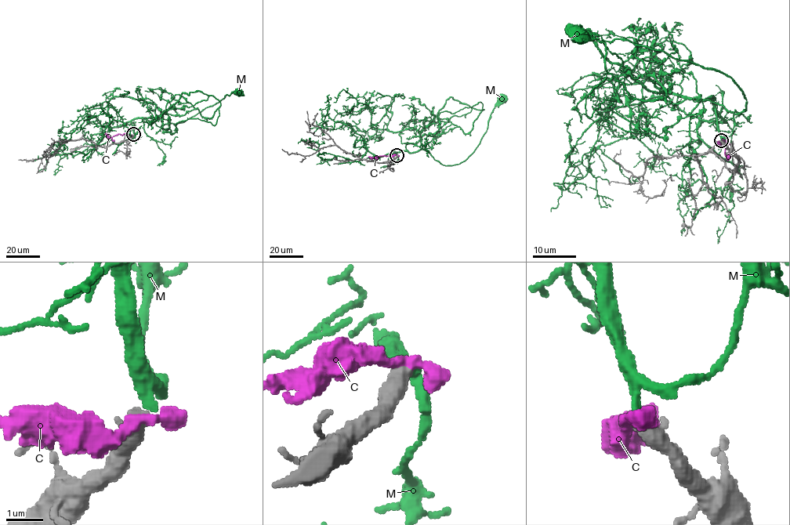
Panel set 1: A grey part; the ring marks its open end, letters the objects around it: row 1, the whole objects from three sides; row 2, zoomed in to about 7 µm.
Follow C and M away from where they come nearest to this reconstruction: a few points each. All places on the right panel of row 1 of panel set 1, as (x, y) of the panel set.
C: (720, 140), (720, 143), (722, 138), (726, 148), (723, 136)
M: (721, 140), (713, 99), (705, 99), (734, 114), (746, 109), (744, 94), (722, 73), (626, 39), (578, 35)

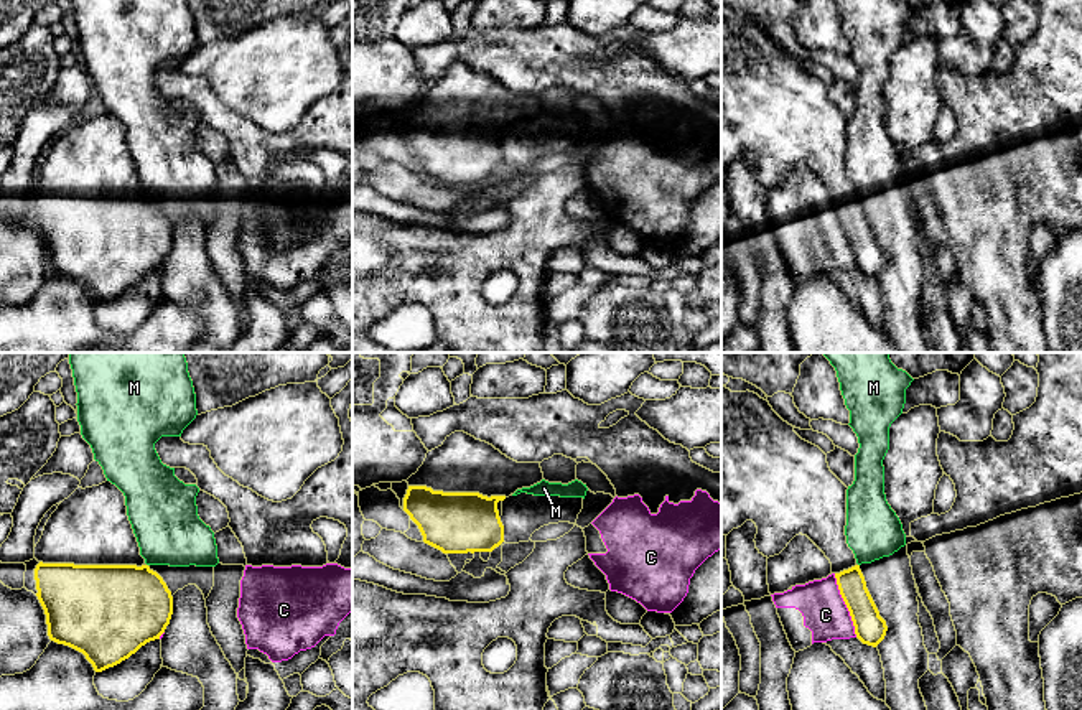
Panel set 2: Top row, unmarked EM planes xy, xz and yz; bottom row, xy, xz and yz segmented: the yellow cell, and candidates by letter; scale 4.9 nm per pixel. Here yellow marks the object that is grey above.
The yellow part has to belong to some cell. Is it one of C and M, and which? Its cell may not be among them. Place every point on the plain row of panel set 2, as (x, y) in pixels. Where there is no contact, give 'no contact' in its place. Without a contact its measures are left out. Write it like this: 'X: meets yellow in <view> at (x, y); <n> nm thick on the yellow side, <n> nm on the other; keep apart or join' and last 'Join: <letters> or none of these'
C: meets yellow in yz at (845, 234); 160 nm thick on the yellow side, 220 nm on the other; keep apart
M: no contact; keep apart
Join: none of these

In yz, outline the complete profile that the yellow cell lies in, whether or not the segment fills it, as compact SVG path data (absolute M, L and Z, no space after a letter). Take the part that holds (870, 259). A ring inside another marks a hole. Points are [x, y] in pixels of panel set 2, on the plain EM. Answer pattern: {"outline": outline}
{"outline": "M721 16L721 165L728 166L753 152L758 158L756 180L767 189L779 186L795 166L807 166L832 194L856 269L876 278L888 257L846 175L846 120L830 102L827 86L802 71L767 31L749 21L731 23Z"}

